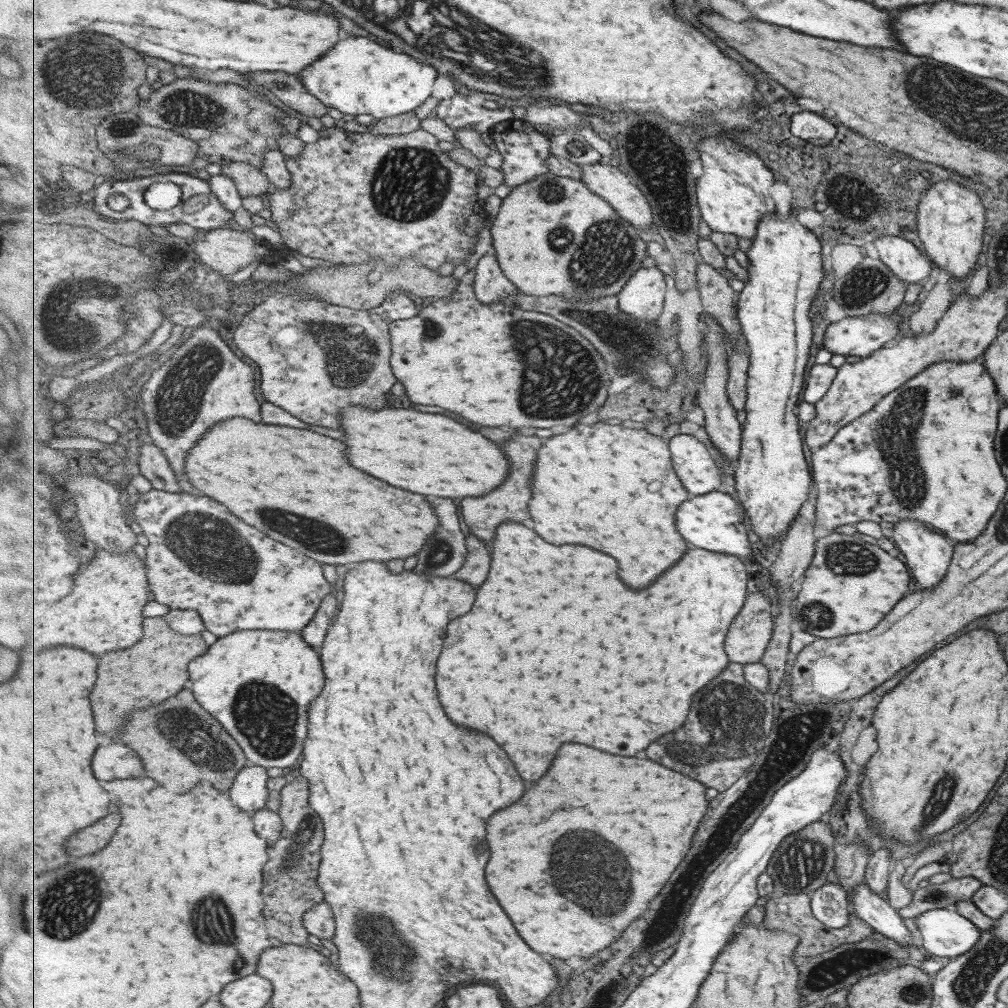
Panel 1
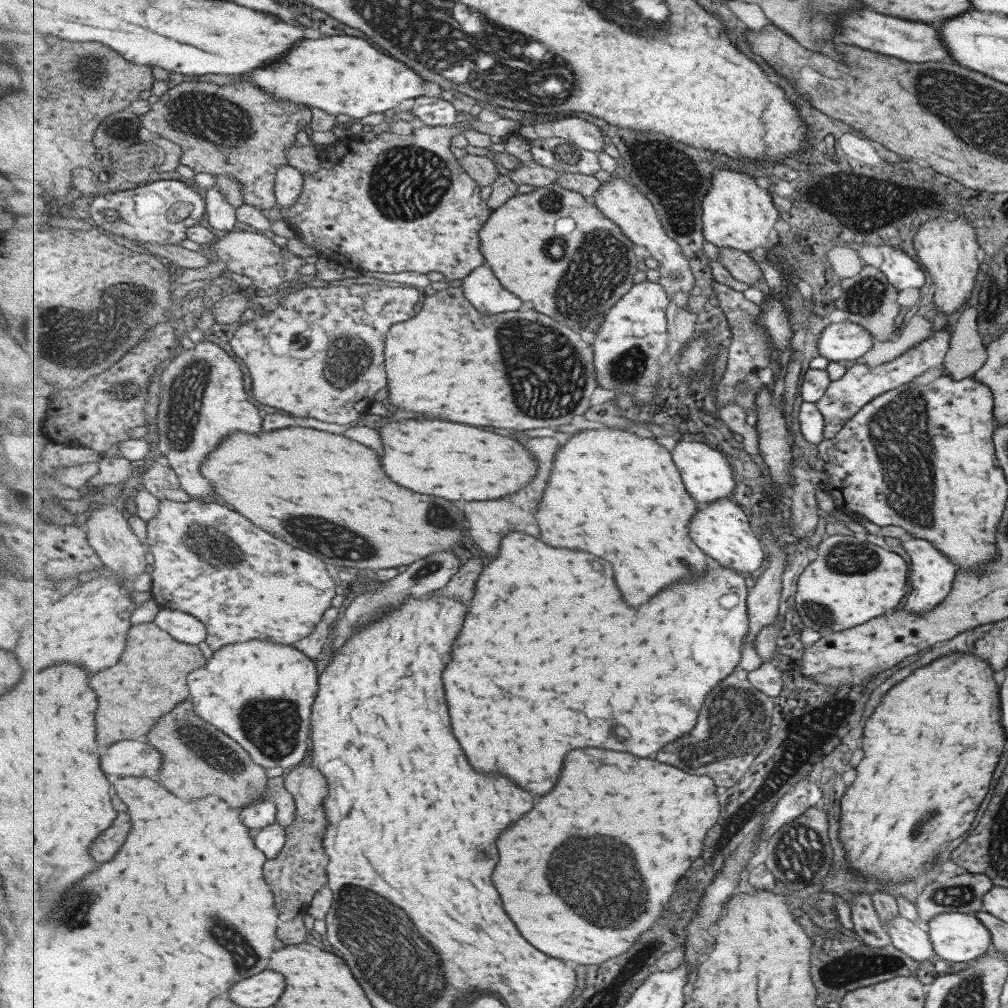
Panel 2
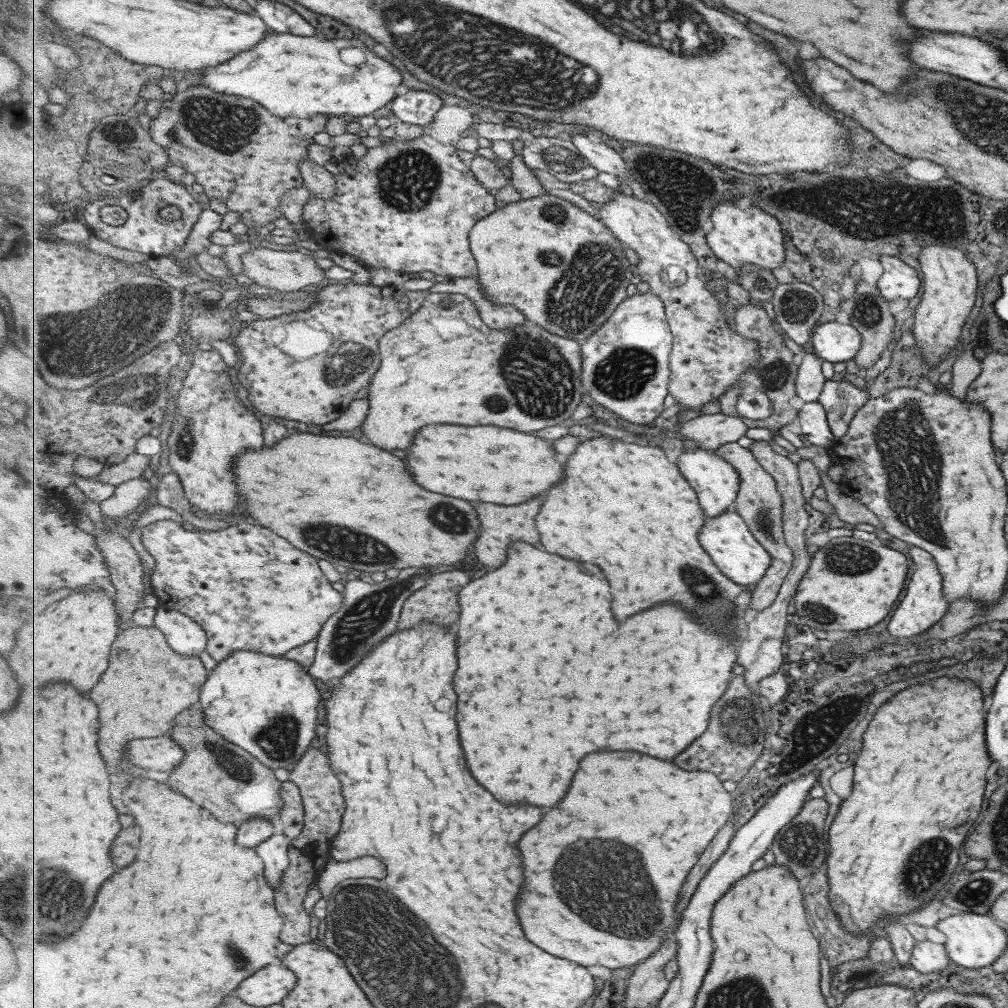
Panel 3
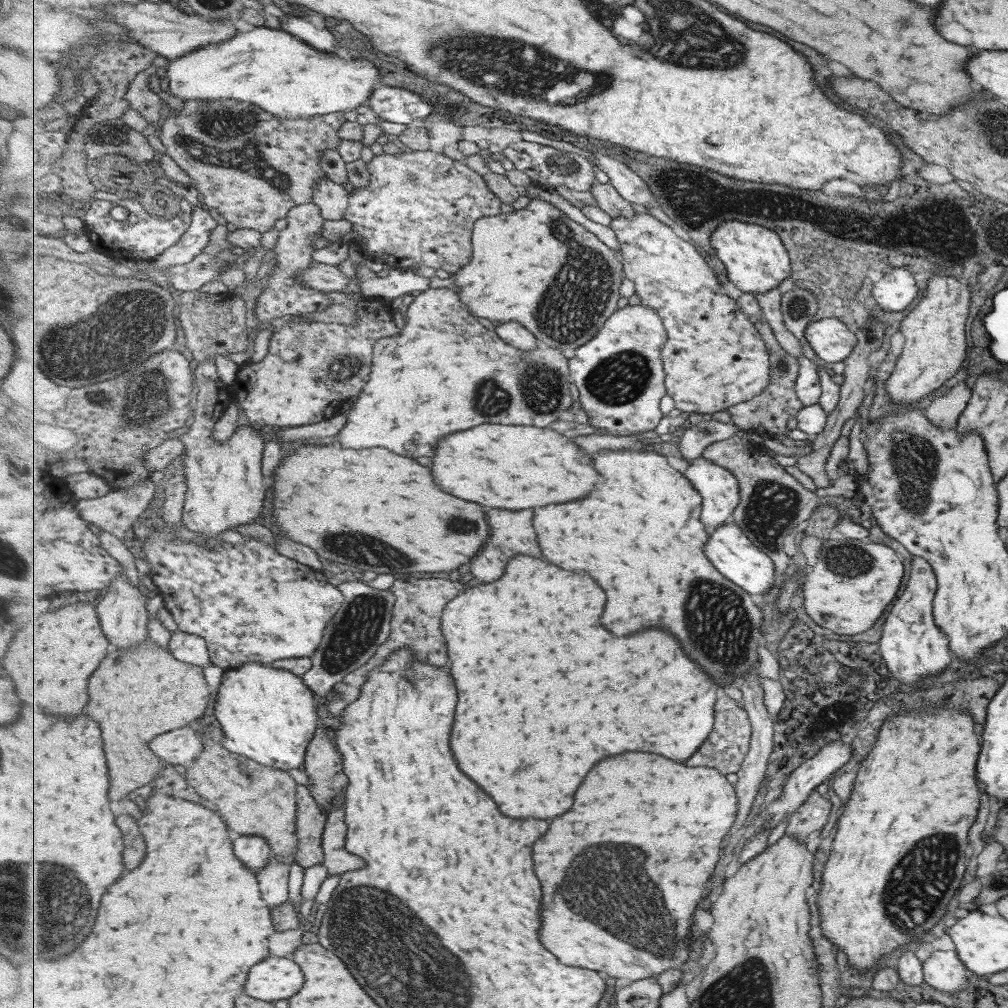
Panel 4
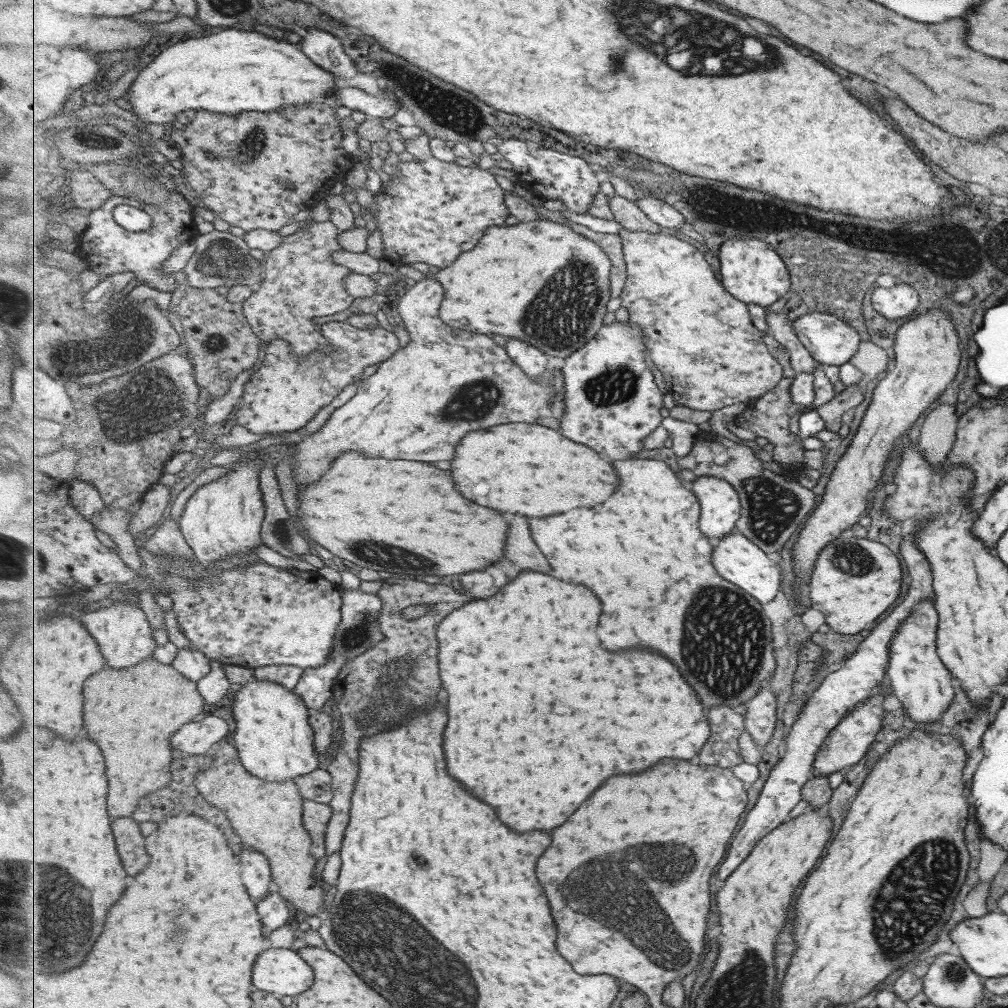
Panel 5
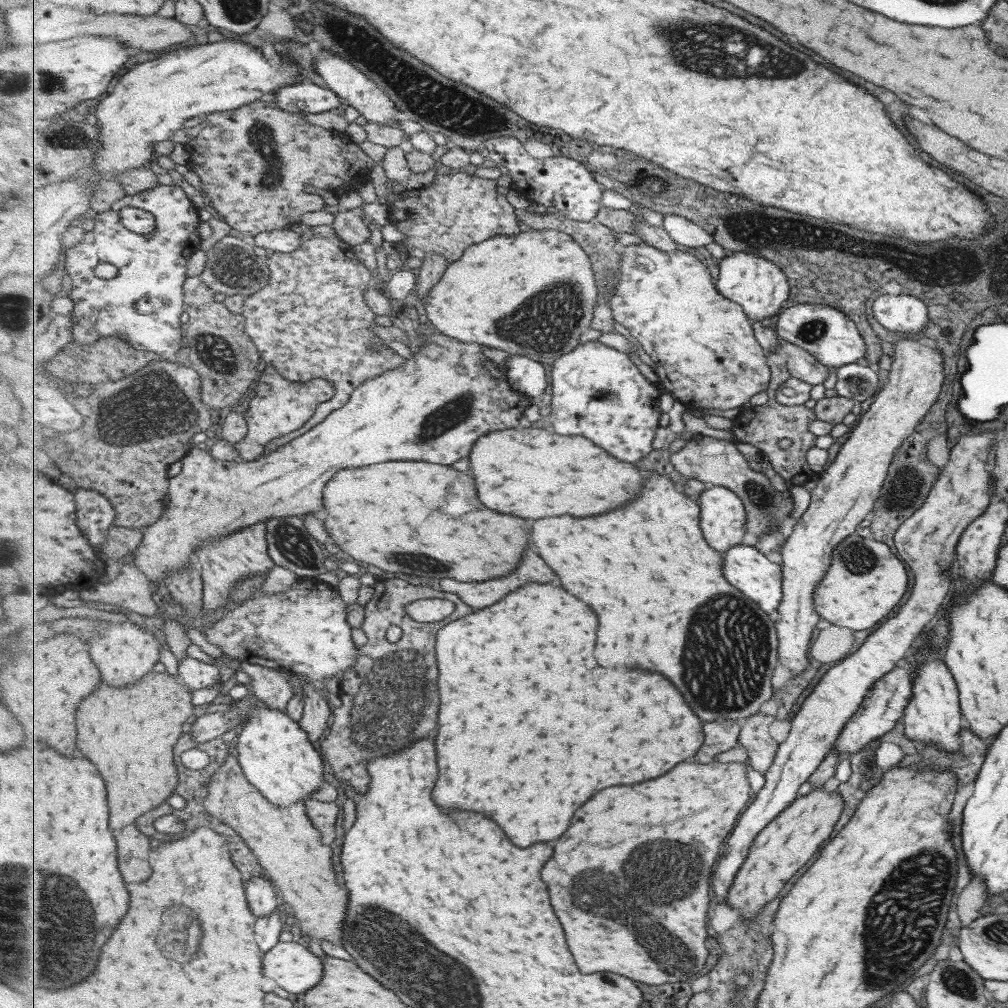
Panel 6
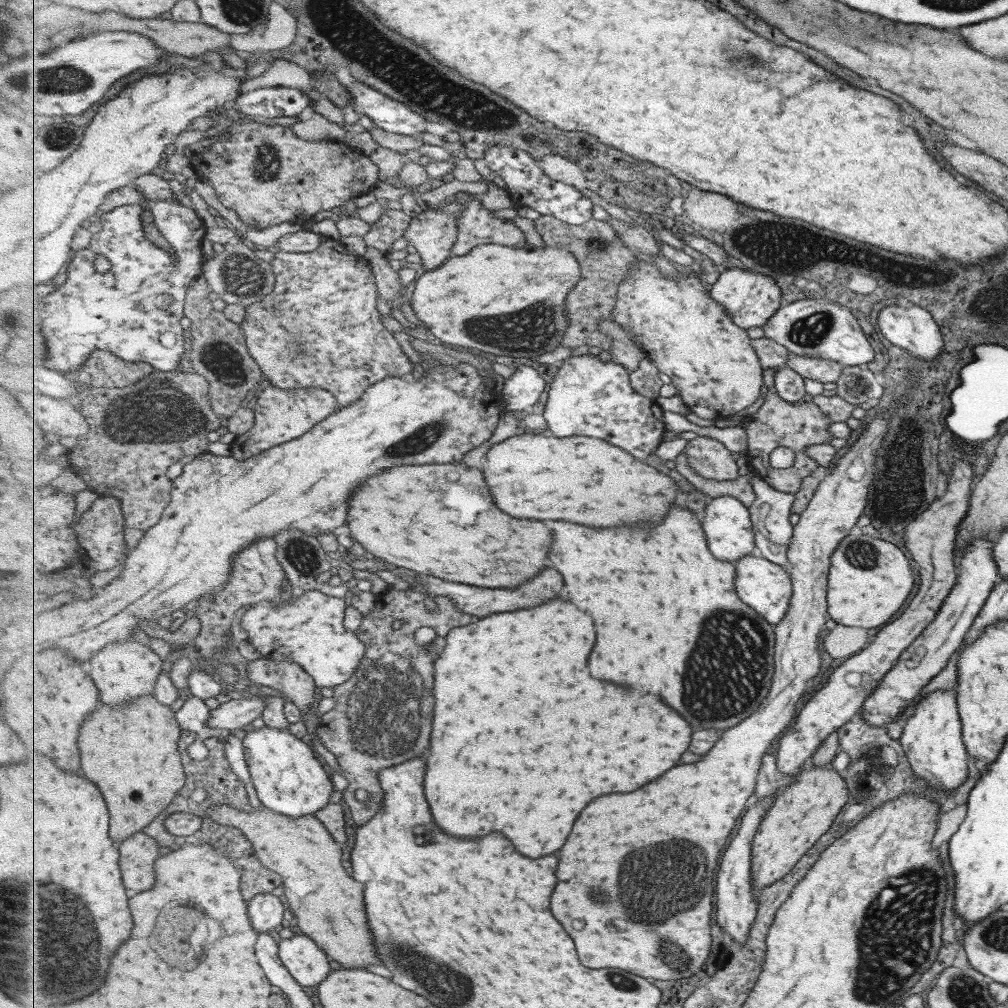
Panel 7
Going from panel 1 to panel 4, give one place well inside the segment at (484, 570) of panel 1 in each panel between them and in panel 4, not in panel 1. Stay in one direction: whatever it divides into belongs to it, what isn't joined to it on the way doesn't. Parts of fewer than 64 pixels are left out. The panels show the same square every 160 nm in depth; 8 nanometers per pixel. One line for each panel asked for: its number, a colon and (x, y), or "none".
2: (462, 587)
3: (438, 601)
4: (417, 621)

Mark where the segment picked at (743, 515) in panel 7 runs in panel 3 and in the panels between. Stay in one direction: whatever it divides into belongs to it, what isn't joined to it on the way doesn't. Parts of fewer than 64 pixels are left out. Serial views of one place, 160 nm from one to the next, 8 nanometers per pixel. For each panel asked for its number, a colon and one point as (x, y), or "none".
3: (717, 482)
4: (720, 488)
5: (721, 506)
6: (724, 518)

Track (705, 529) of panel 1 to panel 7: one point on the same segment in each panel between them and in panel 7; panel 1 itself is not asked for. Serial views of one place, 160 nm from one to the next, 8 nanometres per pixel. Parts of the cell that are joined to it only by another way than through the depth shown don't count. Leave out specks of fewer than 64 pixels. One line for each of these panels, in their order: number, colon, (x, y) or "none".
2: (722, 529)
3: (727, 537)
4: (732, 551)
5: (739, 560)
6: (751, 571)
7: (767, 587)

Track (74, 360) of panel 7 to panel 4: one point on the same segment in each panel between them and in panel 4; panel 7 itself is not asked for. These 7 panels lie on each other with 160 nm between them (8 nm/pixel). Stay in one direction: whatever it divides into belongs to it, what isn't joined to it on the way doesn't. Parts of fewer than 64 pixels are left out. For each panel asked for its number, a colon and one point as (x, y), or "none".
4: (145, 235)
5: (107, 248)
6: (142, 305)

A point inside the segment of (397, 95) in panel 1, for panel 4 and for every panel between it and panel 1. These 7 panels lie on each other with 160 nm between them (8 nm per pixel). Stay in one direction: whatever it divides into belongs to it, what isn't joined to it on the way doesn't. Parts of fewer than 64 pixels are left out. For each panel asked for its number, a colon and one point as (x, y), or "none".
2: (341, 74)
3: (293, 76)
4: (273, 69)

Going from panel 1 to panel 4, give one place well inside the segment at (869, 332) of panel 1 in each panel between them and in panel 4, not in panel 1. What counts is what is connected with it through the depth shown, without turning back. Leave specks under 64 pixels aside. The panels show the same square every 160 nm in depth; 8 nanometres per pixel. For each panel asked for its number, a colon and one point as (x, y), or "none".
2: (847, 341)
3: (832, 342)
4: (829, 339)

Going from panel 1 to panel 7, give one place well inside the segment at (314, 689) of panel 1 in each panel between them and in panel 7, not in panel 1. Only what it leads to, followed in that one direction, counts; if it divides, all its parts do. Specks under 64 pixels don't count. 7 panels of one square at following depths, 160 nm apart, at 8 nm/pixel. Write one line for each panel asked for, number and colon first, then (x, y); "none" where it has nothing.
2: (262, 694)
3: (269, 705)
4: (267, 714)
5: (275, 741)
6: (276, 754)
7: (288, 778)

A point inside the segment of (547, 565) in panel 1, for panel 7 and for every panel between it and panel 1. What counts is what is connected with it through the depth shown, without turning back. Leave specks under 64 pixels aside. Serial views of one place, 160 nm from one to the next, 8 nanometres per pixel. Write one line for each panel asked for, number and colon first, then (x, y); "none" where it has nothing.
2: (545, 617)
3: (524, 740)
4: (529, 744)
5: (541, 716)
6: (527, 711)
7: (514, 691)

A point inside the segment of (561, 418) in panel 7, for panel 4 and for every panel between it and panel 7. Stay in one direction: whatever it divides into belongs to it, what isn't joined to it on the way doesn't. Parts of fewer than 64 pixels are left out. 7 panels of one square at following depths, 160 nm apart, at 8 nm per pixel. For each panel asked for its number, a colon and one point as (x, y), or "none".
4: (620, 376)
5: (612, 403)
6: (598, 392)

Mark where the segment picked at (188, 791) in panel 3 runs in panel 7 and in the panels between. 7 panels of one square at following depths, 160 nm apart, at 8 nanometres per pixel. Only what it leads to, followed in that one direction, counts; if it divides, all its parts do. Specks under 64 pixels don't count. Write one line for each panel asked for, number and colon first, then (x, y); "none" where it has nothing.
4: (255, 799)
5: (268, 815)
6: (289, 847)
7: (329, 904)

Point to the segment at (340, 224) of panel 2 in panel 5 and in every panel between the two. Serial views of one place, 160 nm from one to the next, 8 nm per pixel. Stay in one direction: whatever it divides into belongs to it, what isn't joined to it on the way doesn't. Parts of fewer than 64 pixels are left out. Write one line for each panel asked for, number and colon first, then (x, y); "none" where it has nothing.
3: (407, 205)
4: (419, 208)
5: (433, 211)

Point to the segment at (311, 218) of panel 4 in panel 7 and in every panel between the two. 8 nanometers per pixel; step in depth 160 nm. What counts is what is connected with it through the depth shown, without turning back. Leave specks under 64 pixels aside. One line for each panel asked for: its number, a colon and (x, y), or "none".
5: (302, 281)
6: (312, 321)
7: (320, 327)

